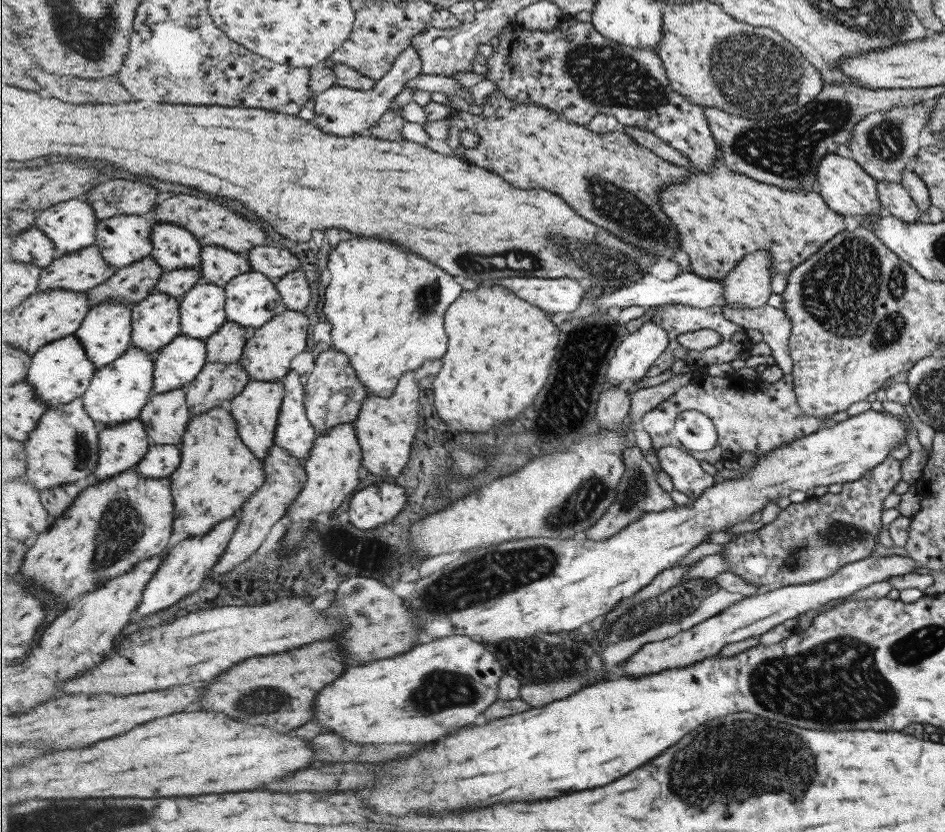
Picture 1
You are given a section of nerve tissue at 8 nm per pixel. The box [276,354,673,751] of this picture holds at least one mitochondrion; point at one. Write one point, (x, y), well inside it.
(480, 581)

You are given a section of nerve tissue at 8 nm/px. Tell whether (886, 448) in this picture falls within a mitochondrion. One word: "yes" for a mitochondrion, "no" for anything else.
no

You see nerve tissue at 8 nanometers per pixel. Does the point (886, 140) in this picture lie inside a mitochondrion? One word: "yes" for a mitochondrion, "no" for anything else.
yes

